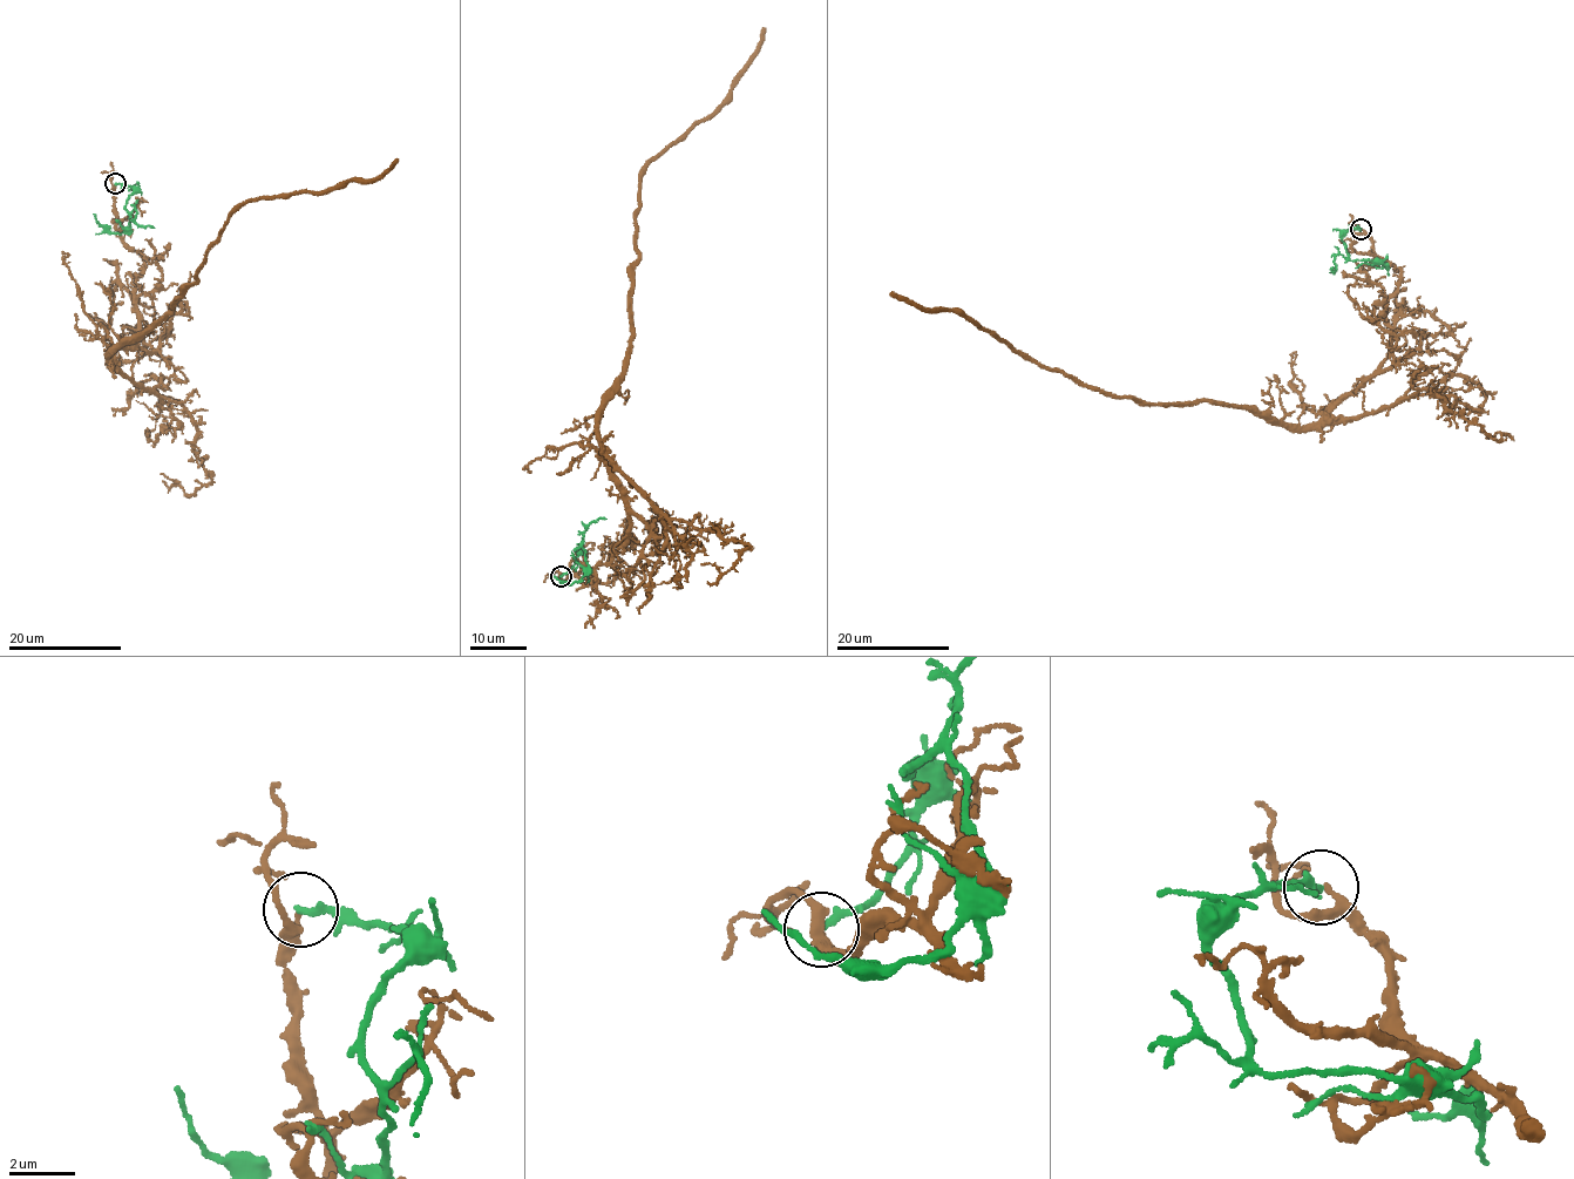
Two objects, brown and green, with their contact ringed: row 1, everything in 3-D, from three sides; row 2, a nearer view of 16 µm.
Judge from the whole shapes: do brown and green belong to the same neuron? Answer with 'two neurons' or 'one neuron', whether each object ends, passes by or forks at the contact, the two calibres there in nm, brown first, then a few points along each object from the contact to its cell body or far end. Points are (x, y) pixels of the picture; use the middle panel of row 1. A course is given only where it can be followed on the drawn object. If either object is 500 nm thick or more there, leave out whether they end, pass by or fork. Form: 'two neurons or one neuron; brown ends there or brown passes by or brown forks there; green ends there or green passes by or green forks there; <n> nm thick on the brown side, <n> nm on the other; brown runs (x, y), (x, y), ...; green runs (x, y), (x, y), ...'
two neurons; brown passes by; green ends there; 200 nm thick on the brown side, 220 nm on the other; brown runs (560, 577), (611, 580), (609, 555), (629, 529), (598, 411), (631, 336), (642, 170), (721, 103), (765, 28); green runs (560, 577), (575, 563), (578, 553), (574, 550), (582, 547), (588, 573), (577, 581), (568, 582), (550, 574)

